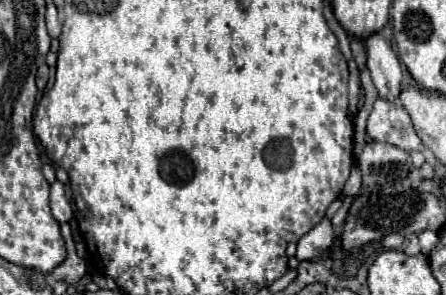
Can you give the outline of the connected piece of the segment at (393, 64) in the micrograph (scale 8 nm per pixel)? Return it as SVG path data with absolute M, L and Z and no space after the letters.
M372 35L366 39L366 53L368 69L372 73L372 81L378 89L378 95L392 103L398 101L402 91L402 67L398 55L380 35Z

